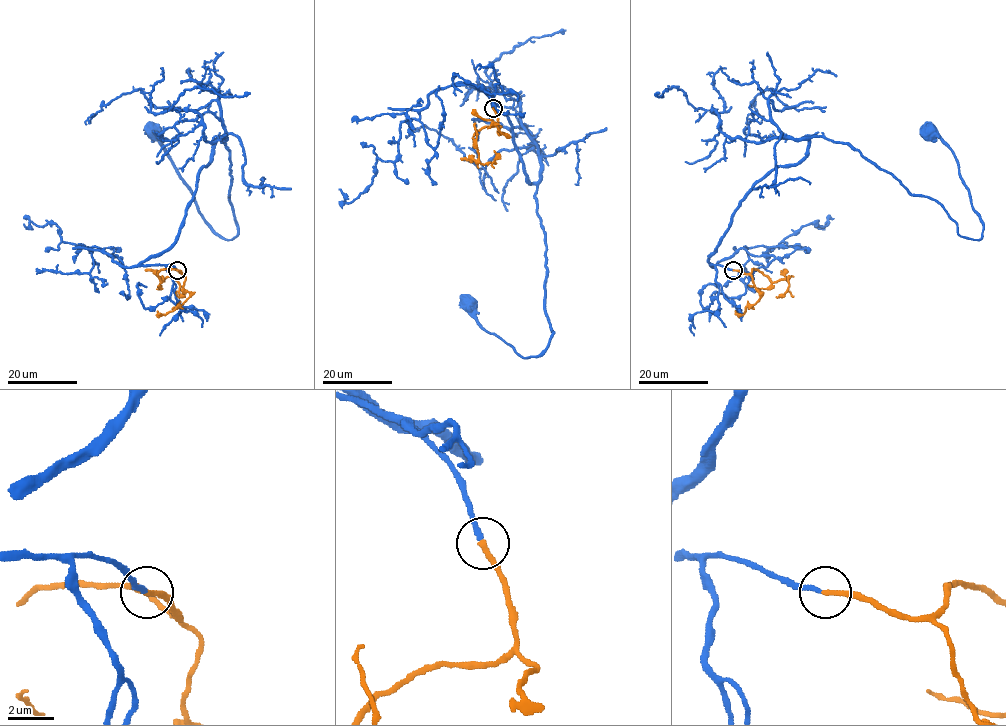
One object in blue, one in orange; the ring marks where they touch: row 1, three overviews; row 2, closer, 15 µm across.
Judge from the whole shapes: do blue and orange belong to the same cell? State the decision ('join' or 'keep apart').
join

